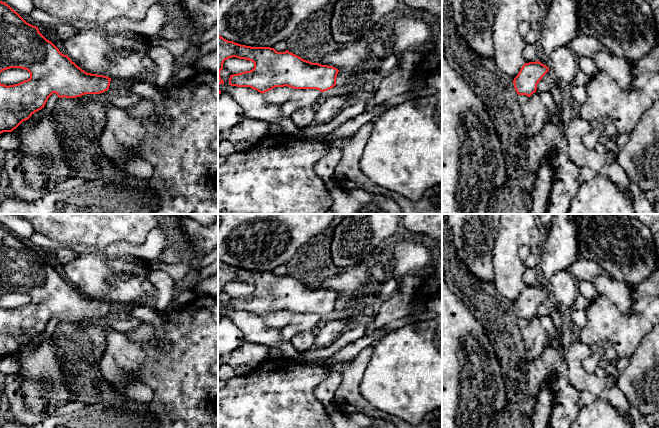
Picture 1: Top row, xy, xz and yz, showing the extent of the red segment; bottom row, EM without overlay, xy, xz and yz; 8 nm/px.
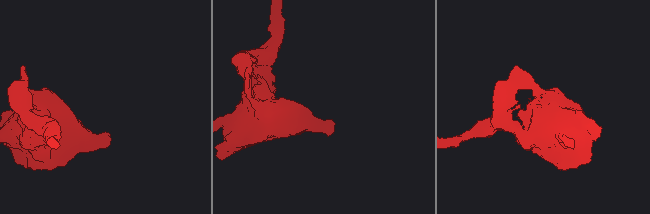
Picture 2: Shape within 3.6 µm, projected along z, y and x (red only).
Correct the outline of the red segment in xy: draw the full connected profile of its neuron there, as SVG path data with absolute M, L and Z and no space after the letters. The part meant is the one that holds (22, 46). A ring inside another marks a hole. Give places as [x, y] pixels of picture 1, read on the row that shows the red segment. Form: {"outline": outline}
{"outline": "M0 1L0 73L10 68L21 68L30 73L30 78L14 85L4 85L0 83L0 134L3 132L12 132L23 121L28 120L35 112L44 108L48 98L56 93L59 98L76 98L85 94L100 94L109 89L111 78L104 75L97 75L87 73L78 67L67 55L62 54L59 49L49 40L47 40L40 32L38 27L27 23L16 11L14 11L8 4Z"}

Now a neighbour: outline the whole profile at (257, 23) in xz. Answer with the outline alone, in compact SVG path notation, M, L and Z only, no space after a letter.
M220 0L218 35L241 45L273 48L278 42L286 41L301 23L329 2L330 0Z

